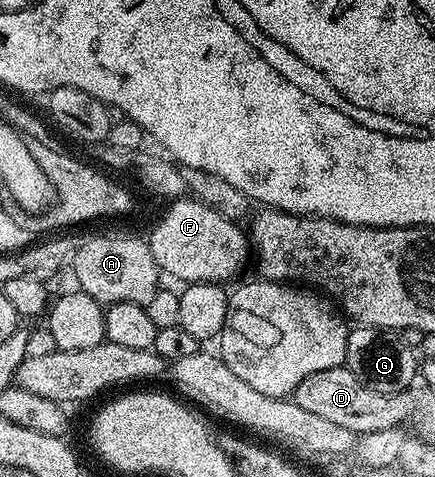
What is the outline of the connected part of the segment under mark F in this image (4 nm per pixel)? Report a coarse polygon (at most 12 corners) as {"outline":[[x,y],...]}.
{"outline":[[169,202],[147,245],[181,284],[227,284],[250,263],[239,222]]}

